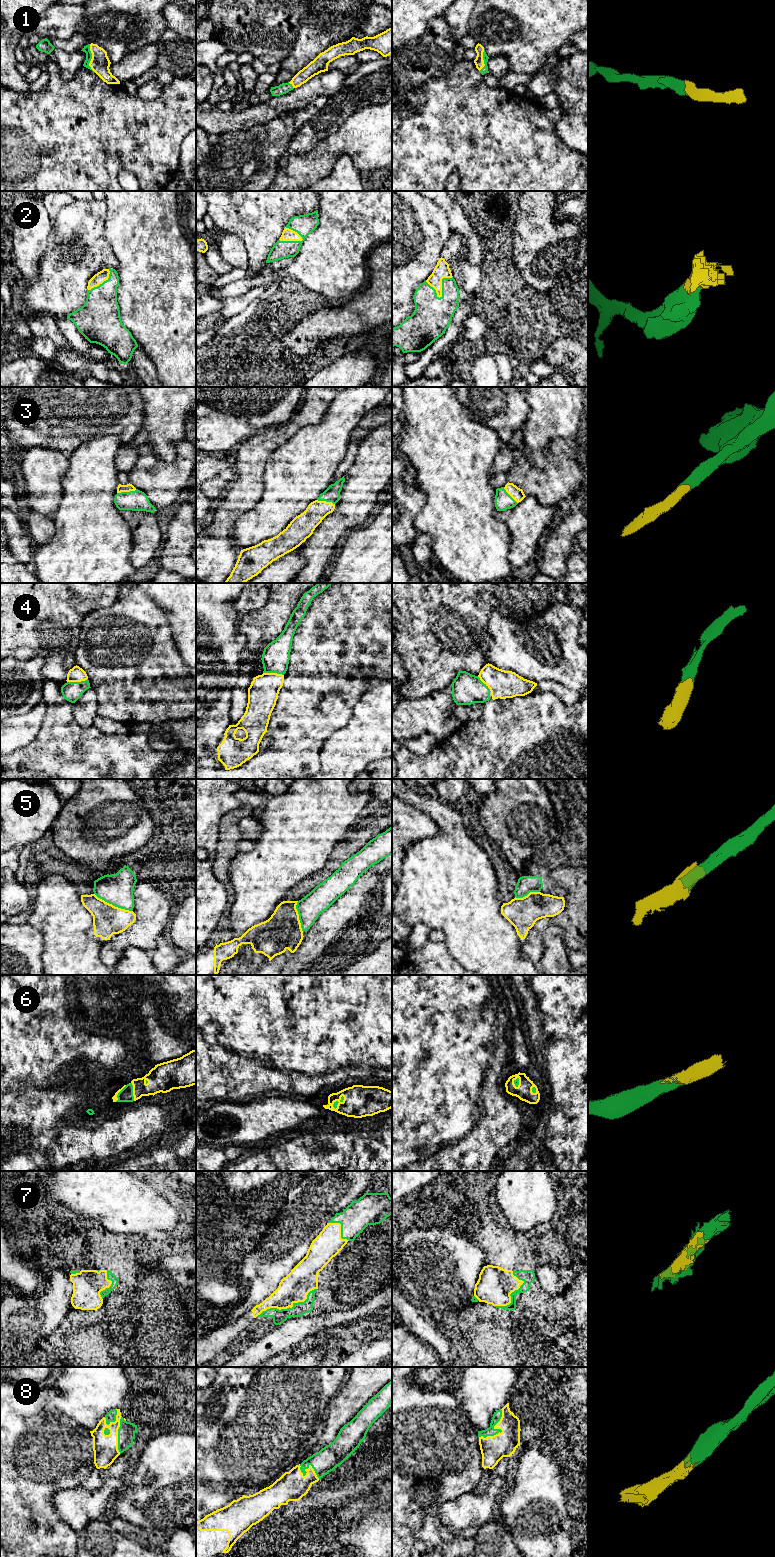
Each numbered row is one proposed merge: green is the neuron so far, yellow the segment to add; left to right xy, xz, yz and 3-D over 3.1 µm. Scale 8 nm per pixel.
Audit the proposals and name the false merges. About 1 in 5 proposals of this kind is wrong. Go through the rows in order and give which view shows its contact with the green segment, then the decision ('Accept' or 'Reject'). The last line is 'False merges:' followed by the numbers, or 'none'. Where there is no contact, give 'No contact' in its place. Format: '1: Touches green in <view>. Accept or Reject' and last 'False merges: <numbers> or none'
1: Touches green in xy. Accept
2: Touches green in yz. Accept
3: Touches green in xy. Accept
4: Touches green in xy. Accept
5: Touches green in xy. Reject
6: Touches green in xy. Accept
7: Touches green in xz. Accept
8: Touches green in yz. Accept
False merges: 5

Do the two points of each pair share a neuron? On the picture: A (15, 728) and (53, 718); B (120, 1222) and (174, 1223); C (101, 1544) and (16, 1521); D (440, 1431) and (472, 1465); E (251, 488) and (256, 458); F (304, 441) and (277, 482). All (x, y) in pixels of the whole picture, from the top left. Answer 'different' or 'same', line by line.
A: different
B: same
C: different
D: same
E: different
F: same

